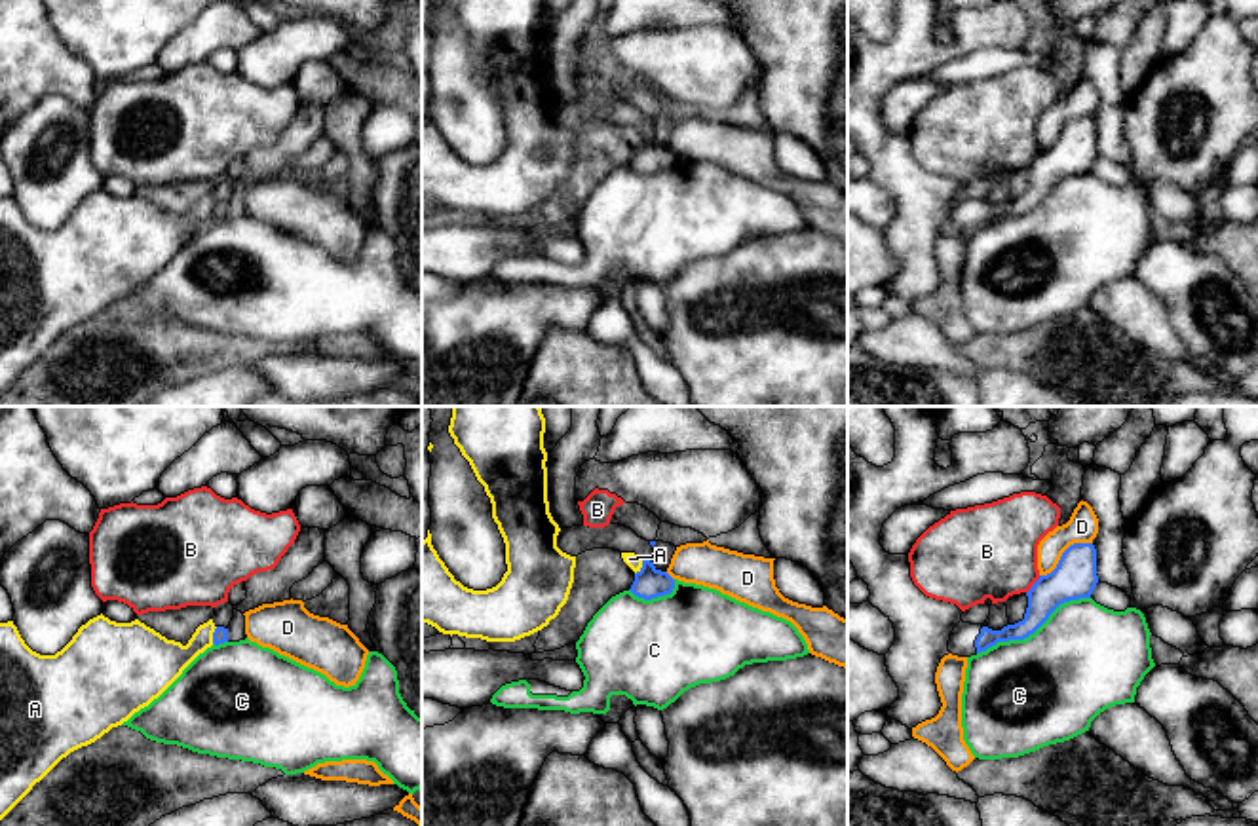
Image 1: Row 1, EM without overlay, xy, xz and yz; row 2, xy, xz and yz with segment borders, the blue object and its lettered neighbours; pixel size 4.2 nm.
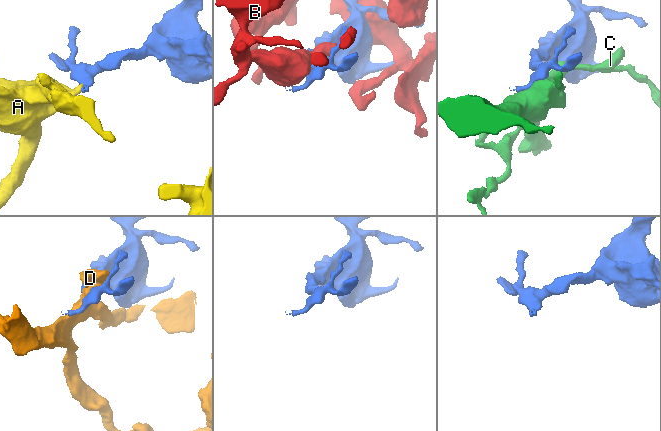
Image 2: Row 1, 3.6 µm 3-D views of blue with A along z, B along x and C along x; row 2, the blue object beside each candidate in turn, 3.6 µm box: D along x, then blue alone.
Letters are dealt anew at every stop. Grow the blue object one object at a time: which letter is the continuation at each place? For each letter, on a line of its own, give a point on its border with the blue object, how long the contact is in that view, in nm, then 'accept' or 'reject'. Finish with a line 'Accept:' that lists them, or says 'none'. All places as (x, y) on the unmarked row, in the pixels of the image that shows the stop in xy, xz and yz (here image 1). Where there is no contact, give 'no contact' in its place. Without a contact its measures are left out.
A: contact xy (213, 209); length 80 nm; reject
B: contact yz (1032, 160); length 100 nm; reject
C: contact yz (1032, 207); length 550 nm; reject
D: contact yz (1063, 128); length 260 nm; reject
Accept: none

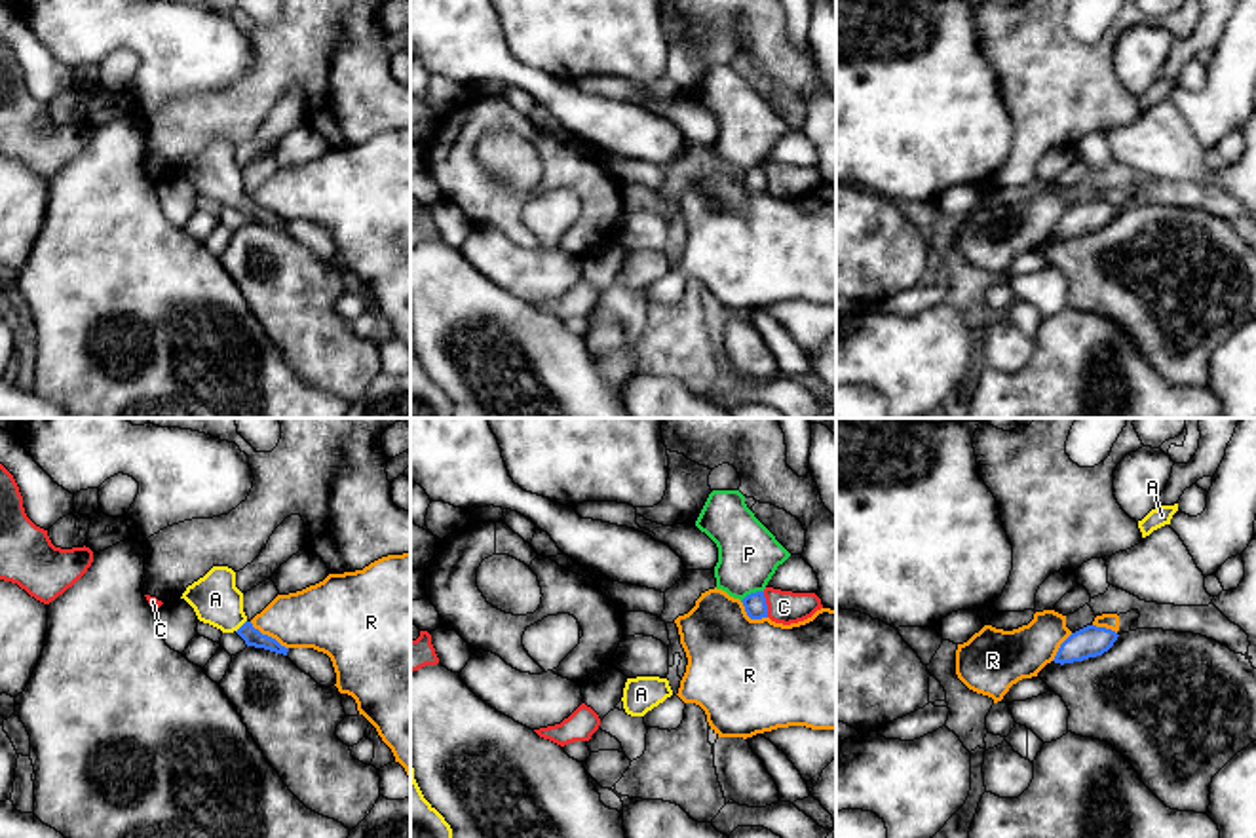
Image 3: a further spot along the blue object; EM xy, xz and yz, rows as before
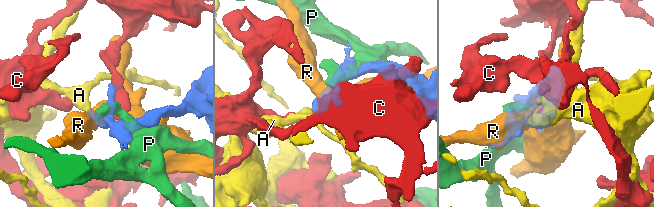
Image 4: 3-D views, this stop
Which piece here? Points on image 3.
A: contact xy (242, 200); length 70 nm; accept
C: contact xz (766, 179); length 110 nm; reject
P: contact xz (751, 168); length 110 nm; reject
R: contact xy (266, 209); length 200 nm; reject
Accept: A

